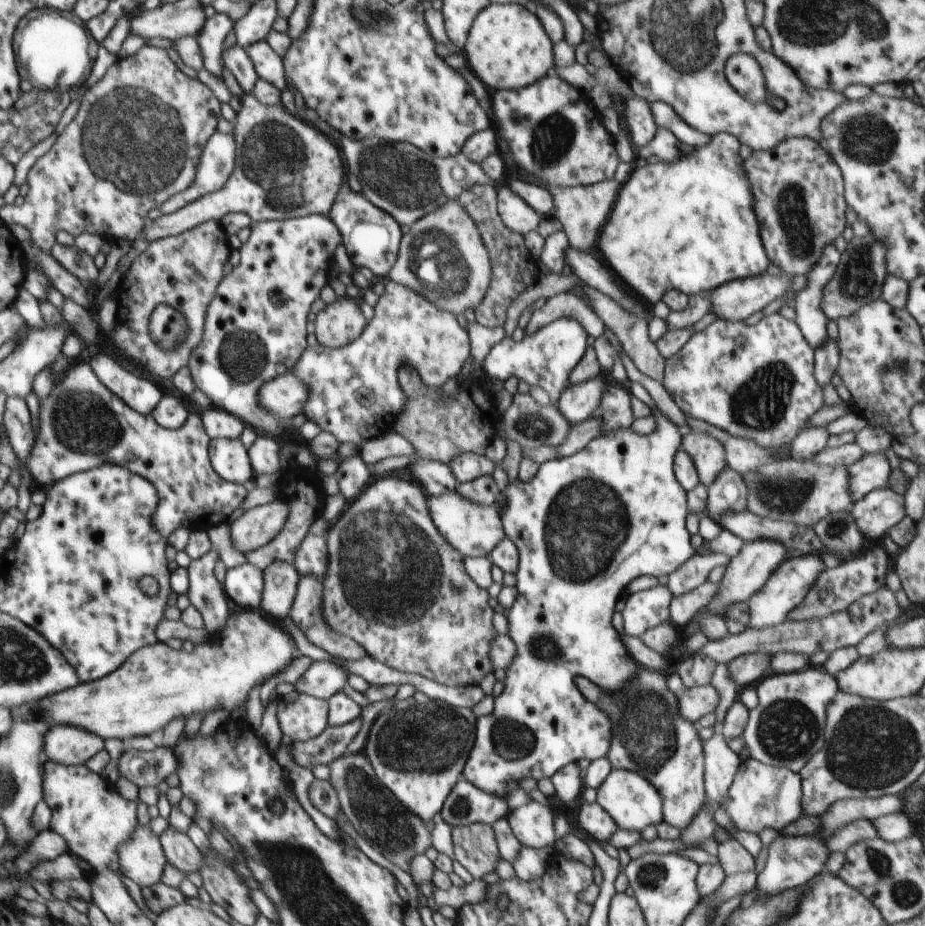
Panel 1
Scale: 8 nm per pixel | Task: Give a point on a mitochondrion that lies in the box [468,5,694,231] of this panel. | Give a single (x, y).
(551, 141)

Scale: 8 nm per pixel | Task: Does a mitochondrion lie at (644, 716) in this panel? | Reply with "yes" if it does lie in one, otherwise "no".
yes

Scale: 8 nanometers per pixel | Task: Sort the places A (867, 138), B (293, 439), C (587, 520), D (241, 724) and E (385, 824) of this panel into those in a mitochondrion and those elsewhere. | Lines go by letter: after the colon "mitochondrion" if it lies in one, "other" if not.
A: mitochondrion
B: other
C: mitochondrion
D: other
E: mitochondrion

